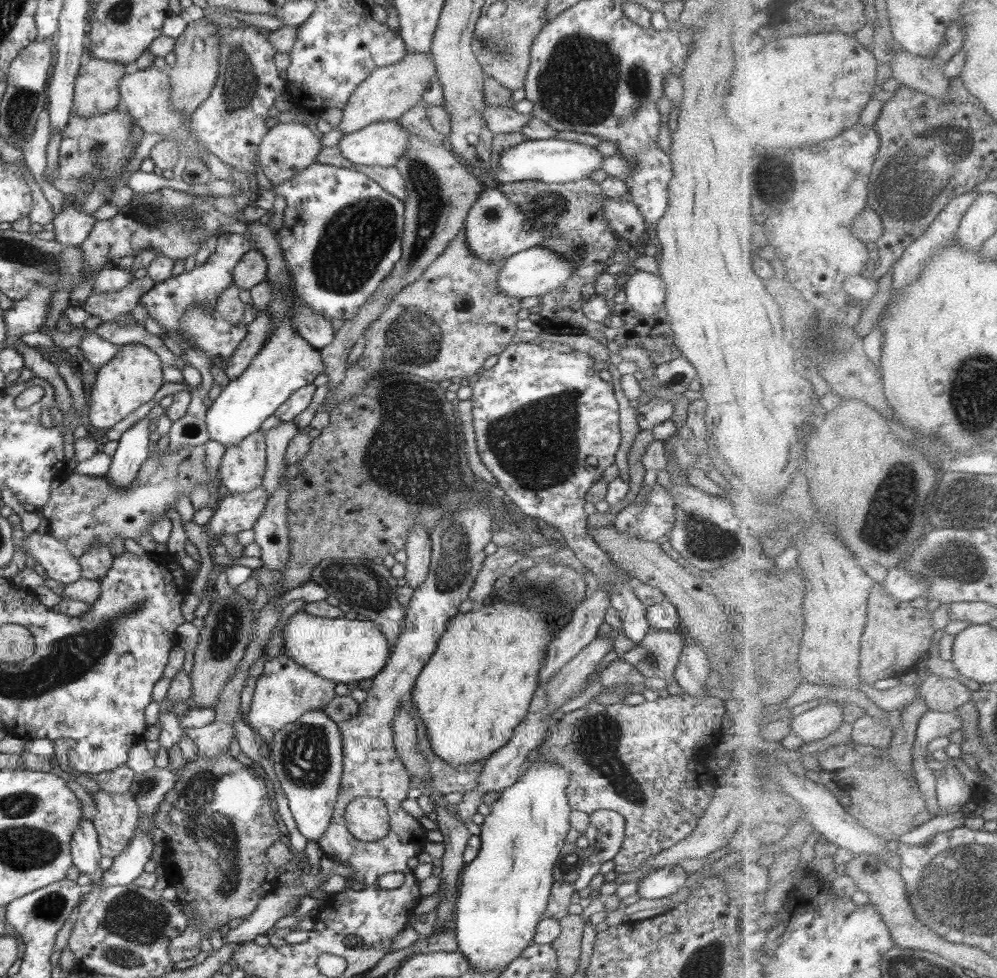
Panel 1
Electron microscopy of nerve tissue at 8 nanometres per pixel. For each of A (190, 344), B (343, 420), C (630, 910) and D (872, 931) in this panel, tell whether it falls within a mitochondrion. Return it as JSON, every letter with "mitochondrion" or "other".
{"A":"other","B":"other","C":"other","D":"other"}

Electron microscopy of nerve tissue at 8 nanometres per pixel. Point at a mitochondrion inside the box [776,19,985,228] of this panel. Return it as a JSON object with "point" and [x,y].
{"point":[915,176]}

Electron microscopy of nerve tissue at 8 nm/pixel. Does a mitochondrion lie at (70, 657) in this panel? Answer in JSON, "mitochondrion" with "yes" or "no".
{"mitochondrion":"yes"}

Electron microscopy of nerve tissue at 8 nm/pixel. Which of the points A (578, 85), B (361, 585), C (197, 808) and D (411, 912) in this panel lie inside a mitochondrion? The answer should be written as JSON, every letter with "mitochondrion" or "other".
{"A":"mitochondrion","B":"mitochondrion","C":"mitochondrion","D":"other"}

